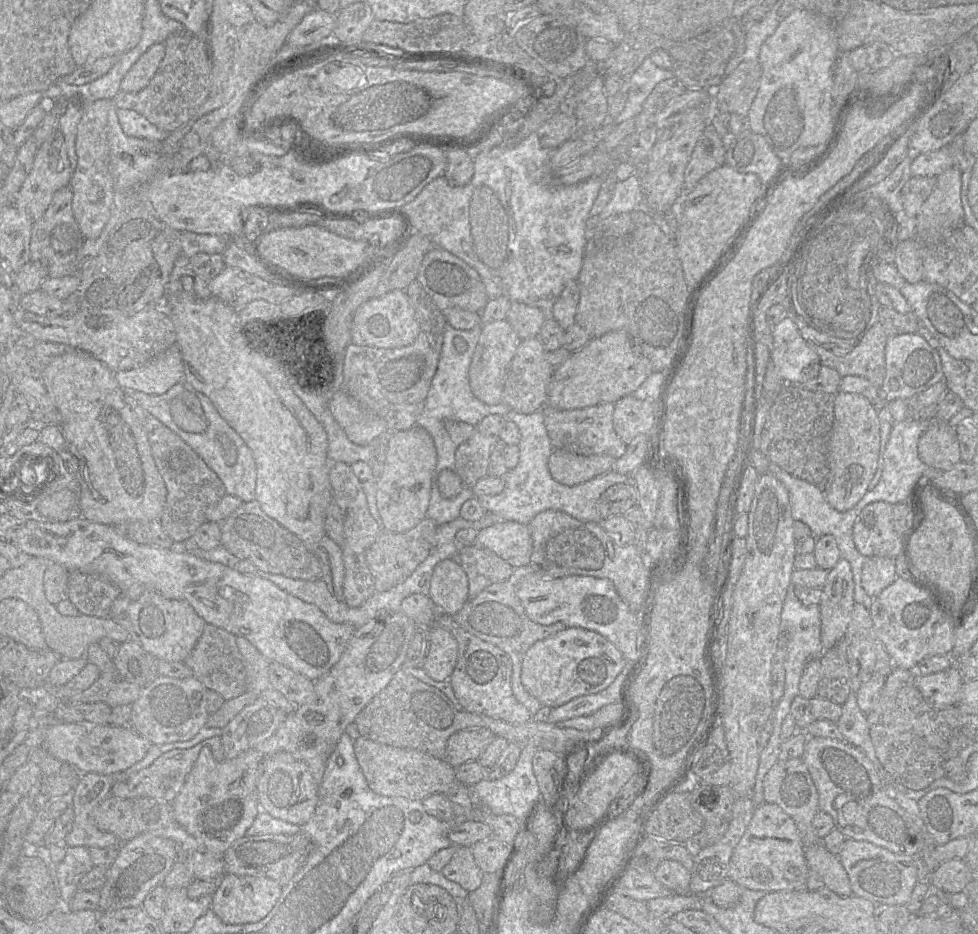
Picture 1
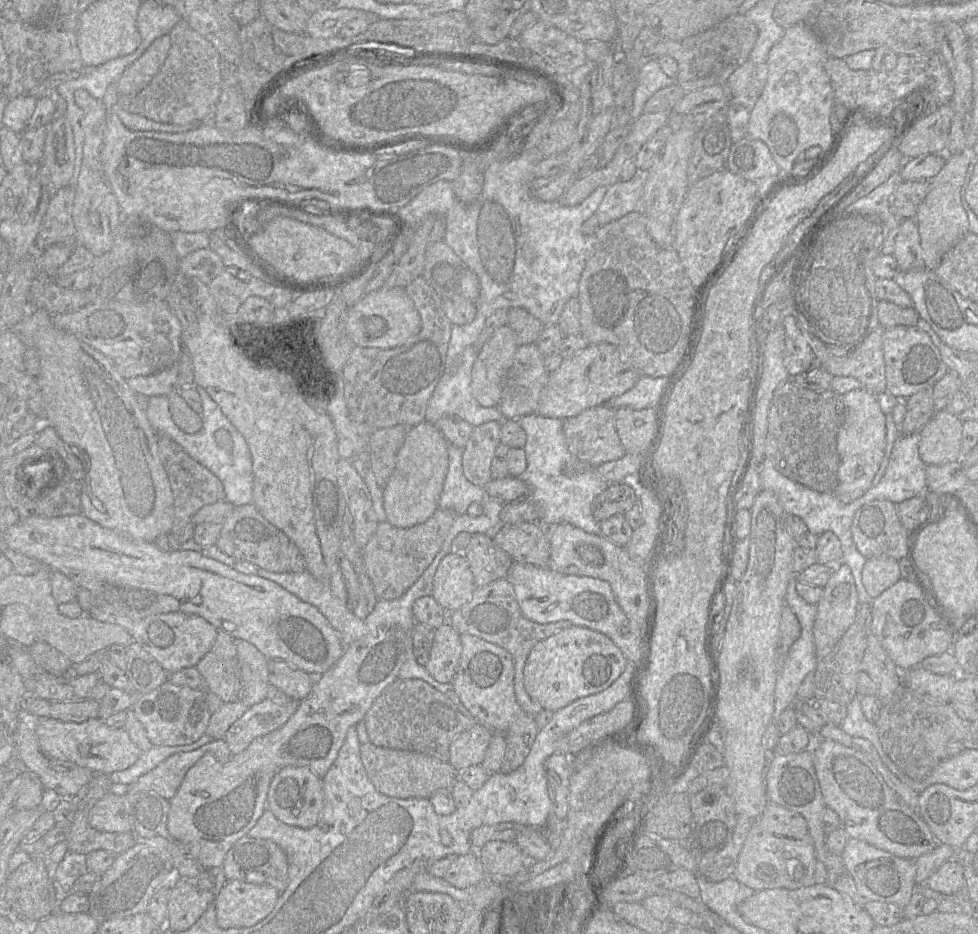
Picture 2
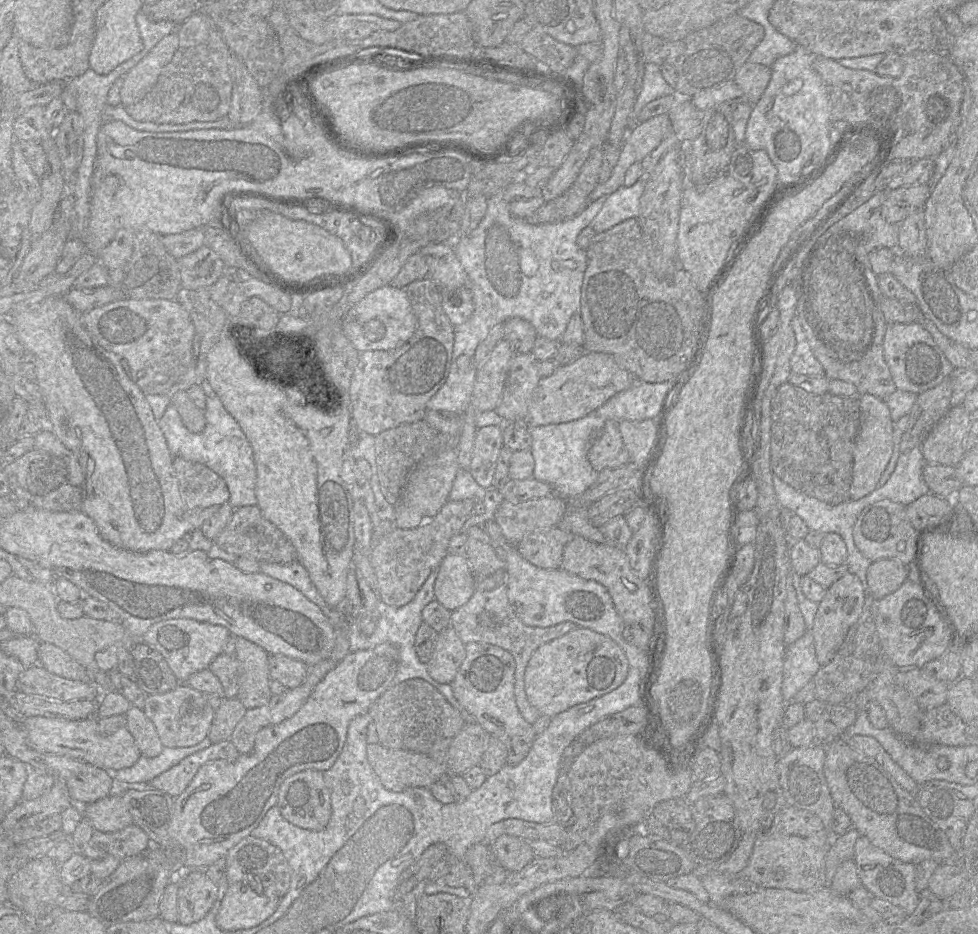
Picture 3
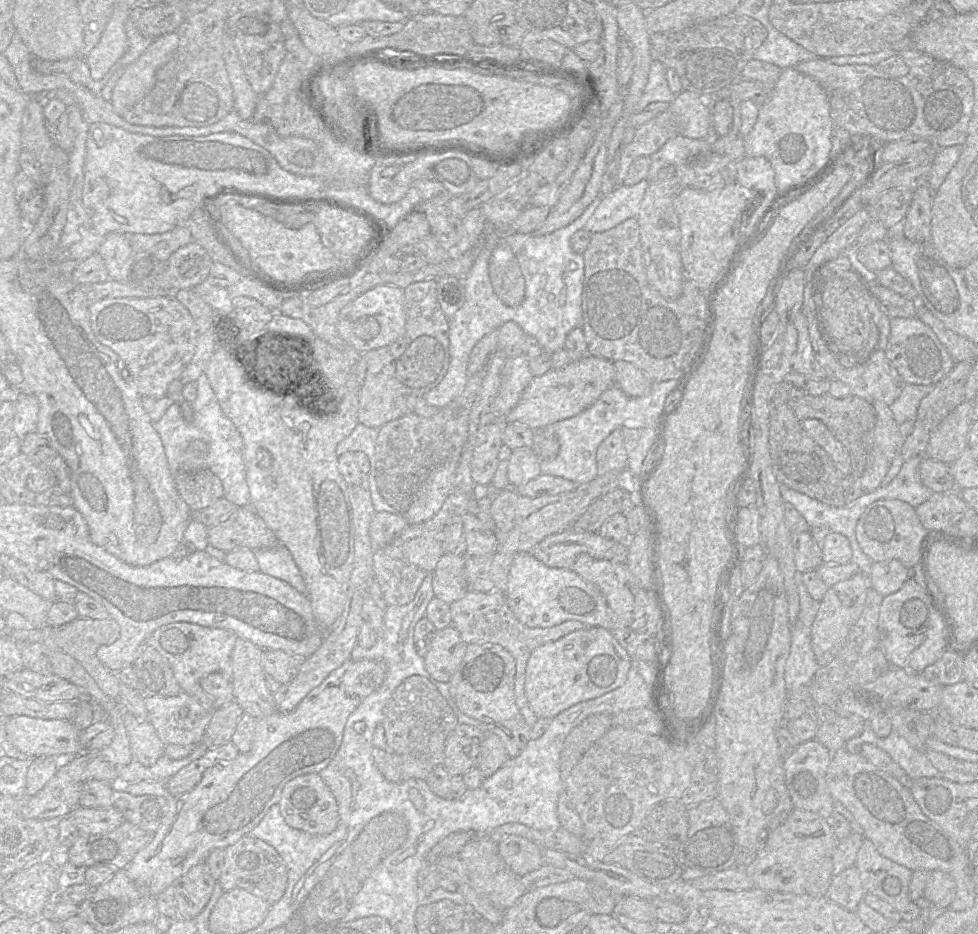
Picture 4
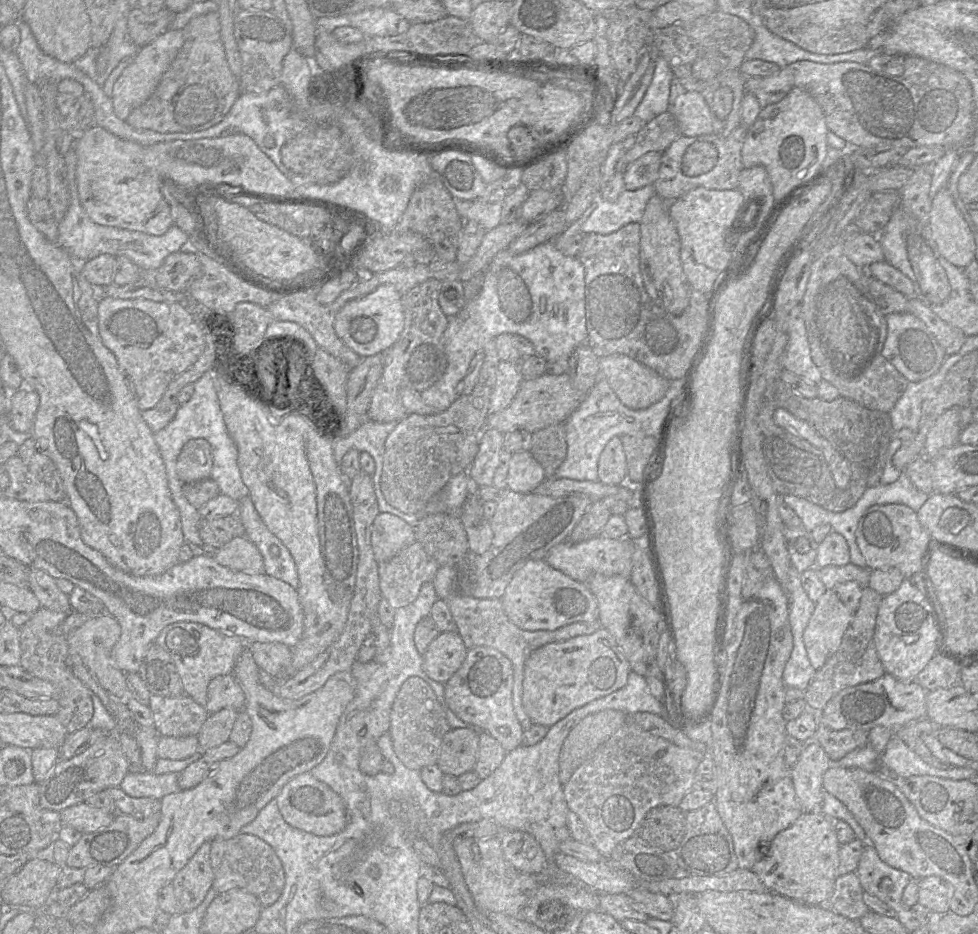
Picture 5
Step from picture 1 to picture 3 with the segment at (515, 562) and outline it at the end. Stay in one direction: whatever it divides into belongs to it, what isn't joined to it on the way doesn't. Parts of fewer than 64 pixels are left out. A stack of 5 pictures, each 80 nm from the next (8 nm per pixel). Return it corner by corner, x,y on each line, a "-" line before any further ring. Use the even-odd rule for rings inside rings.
555,526
529,534
516,548
525,560
539,568
559,569
563,549
574,536
579,535
573,535

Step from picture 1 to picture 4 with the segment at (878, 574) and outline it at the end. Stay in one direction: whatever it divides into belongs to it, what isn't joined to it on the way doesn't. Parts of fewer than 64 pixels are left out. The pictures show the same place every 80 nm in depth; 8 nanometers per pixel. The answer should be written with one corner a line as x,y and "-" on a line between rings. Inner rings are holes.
899,560
873,562
868,577
870,587
882,596
897,592
909,578
909,569

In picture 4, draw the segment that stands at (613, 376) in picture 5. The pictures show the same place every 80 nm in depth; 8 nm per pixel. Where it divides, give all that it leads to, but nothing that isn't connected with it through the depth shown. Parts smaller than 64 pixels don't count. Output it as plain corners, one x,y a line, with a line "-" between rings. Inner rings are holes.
614,361
615,384
630,397
644,397
651,392
653,382
634,364

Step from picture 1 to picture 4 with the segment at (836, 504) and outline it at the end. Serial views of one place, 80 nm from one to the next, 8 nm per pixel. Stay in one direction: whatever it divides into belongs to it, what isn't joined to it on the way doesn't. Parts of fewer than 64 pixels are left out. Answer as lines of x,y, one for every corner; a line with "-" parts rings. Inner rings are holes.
881,401
872,403
876,410
876,424
872,433
872,447
862,476
863,492
872,492
881,486
881,482
892,463
898,443
902,440
893,413
888,405

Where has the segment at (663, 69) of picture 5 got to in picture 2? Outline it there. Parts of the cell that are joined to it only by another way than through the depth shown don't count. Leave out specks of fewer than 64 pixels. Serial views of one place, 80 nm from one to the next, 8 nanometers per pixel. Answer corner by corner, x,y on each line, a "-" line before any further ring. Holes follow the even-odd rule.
649,61
637,73
637,87
633,95
633,106
630,111
632,120
643,113
647,100
658,90
672,85
675,79
668,77
657,61

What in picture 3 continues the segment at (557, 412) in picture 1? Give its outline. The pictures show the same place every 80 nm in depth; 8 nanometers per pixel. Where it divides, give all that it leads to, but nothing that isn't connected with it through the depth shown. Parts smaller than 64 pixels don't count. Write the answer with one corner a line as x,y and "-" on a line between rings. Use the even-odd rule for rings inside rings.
614,419
606,421
590,447
588,458
596,472
620,467
629,462
629,453
623,442
619,421

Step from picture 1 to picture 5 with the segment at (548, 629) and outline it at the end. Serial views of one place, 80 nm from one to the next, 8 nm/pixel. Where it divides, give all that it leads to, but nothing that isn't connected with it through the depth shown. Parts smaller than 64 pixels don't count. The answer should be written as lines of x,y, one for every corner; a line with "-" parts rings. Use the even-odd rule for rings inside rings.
454,593
443,600
448,604
457,626
457,632
468,649
475,646
489,646
503,653
511,661
513,668
512,702
515,714
524,731
533,725
524,710
522,701
524,667
530,654
546,644
561,642
580,635
589,635
601,628
599,620
595,620
592,622
576,622
551,631
527,631
520,629
509,620
502,607
501,599
478,599

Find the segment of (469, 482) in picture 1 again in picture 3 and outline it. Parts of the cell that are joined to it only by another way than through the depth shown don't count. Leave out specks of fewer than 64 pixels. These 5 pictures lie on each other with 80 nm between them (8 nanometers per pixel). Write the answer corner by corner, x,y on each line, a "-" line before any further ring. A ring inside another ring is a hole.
488,425
477,429
469,471
483,488
493,488
500,449
503,446
502,426

